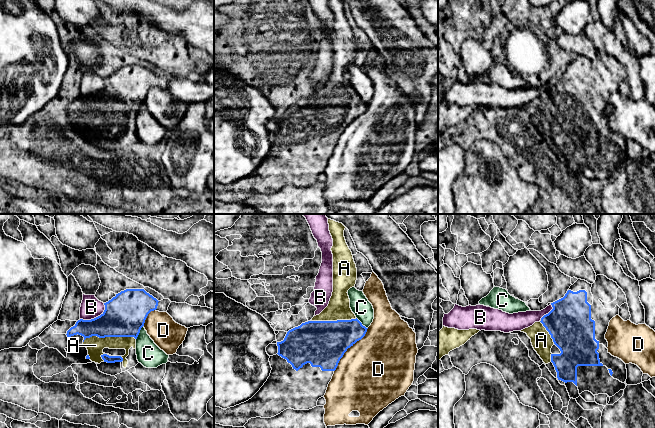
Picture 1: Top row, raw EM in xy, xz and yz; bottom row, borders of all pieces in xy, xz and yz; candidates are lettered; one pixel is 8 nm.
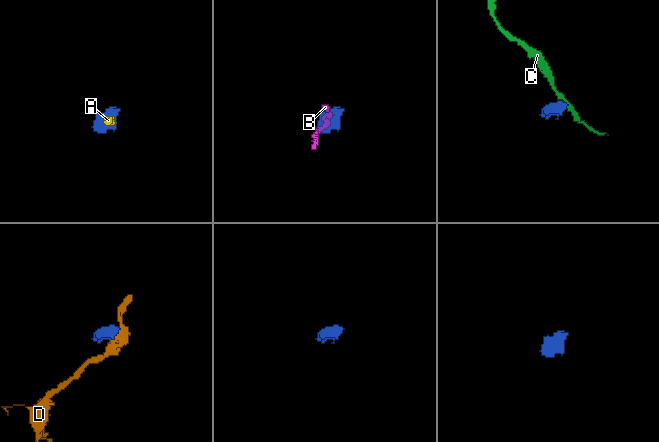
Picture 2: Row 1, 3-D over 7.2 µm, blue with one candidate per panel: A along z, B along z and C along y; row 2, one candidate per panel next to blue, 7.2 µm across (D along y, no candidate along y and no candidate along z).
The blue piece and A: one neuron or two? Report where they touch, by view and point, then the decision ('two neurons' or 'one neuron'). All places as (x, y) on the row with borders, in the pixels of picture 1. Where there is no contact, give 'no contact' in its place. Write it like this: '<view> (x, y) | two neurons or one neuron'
xy (108, 336) | one neuron

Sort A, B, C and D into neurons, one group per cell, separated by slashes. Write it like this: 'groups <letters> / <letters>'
groups A / B / C / D

